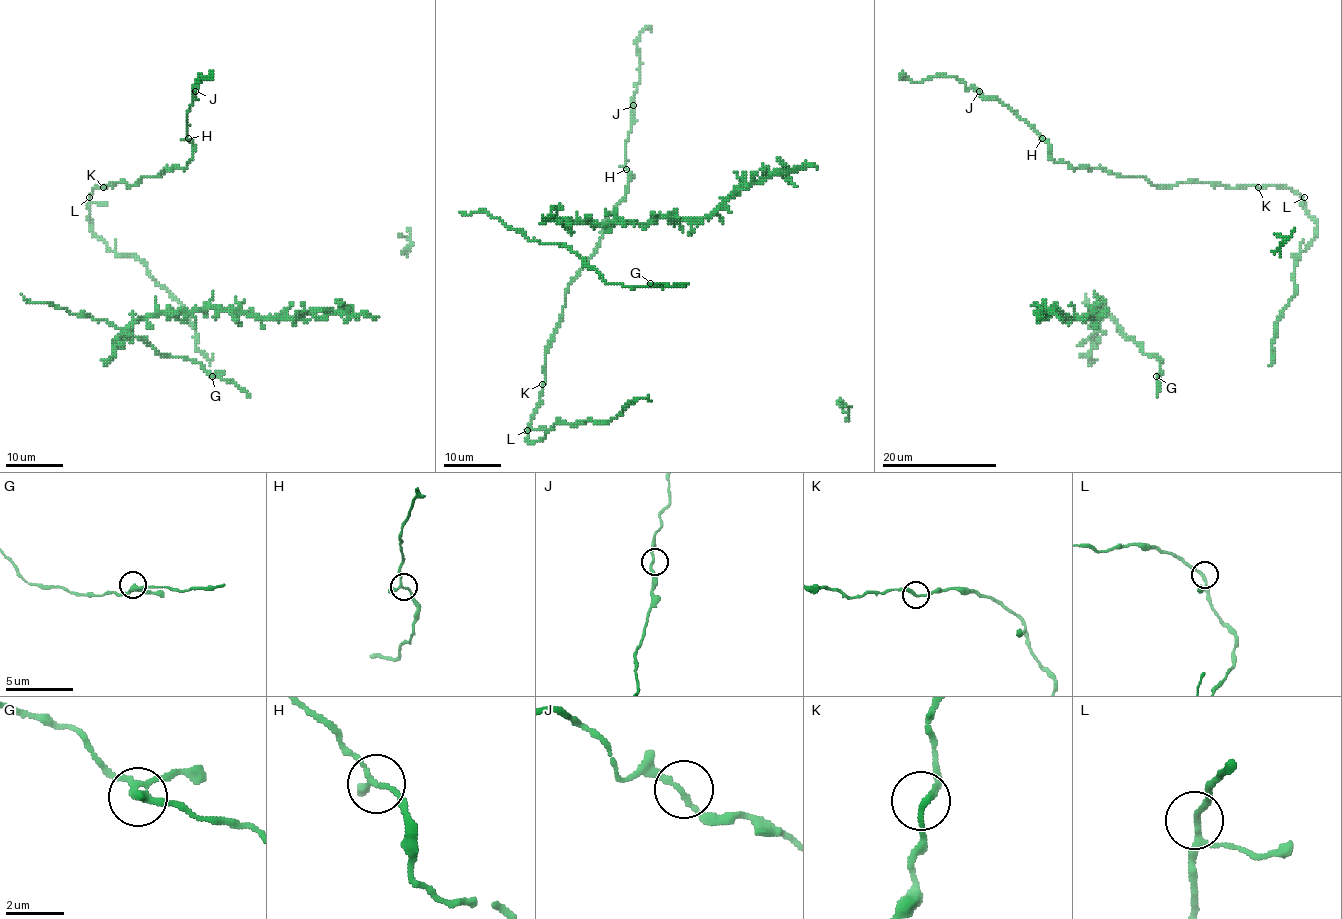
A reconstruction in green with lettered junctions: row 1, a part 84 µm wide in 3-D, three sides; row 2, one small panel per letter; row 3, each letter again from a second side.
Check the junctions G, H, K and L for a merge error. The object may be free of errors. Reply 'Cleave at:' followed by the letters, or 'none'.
Cleave at: none

